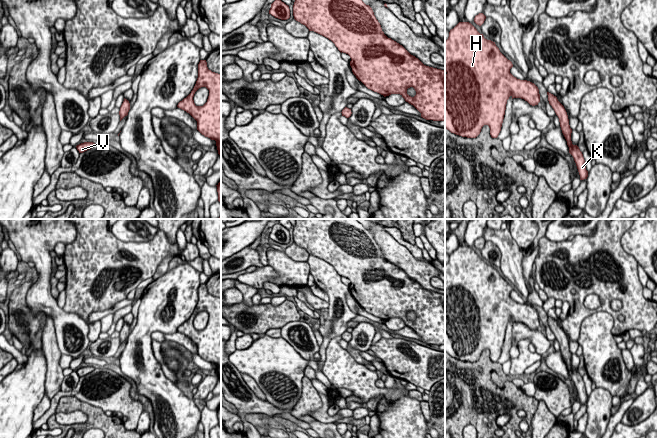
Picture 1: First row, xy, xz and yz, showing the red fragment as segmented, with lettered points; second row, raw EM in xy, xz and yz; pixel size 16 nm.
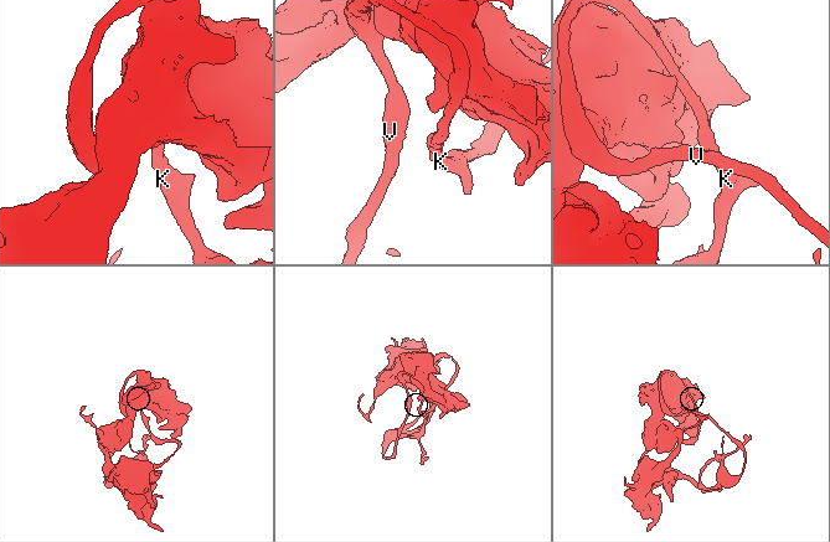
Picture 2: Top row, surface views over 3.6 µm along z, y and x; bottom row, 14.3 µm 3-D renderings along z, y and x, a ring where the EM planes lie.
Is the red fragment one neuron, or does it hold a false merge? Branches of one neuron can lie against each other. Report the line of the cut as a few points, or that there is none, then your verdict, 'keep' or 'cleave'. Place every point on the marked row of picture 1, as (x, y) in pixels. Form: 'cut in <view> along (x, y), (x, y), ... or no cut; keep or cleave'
no cut; keep

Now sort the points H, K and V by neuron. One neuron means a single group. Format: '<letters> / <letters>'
H K V

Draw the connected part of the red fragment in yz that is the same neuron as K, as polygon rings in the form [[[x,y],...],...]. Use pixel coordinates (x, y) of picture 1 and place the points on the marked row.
[[[547,92],[547,95],[548,95],[549,104],[552,106],[556,115],[559,118],[562,133],[567,141],[567,145],[569,147],[569,153],[573,156],[574,161],[576,163],[576,166],[580,175],[580,180],[587,179],[588,171],[586,170],[583,154],[580,151],[579,147],[577,145],[573,145],[571,141],[572,129],[570,128],[570,125],[569,125],[567,112],[564,106],[558,101],[556,96],[554,96],[549,92]]]

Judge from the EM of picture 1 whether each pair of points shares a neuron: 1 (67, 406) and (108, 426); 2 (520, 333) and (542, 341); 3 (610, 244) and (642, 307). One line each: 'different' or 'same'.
1: same
2: same
3: same

